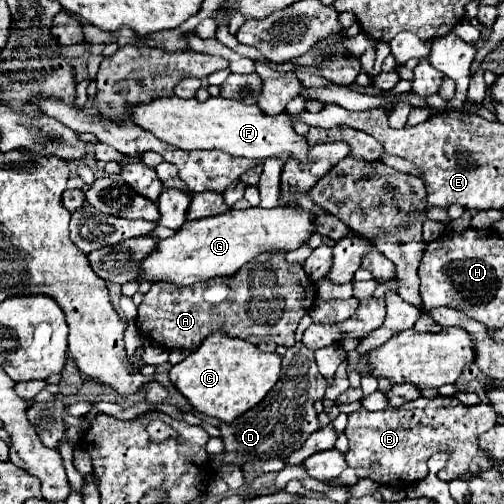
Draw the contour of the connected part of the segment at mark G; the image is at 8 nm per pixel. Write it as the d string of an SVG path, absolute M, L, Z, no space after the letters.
M212 191L192 195L186 219L188 221L172 237L160 239L156 251L144 259L142 279L192 285L214 277L228 277L260 255L276 255L298 249L316 233L318 227L316 215L302 207L248 207L244 211L236 211L228 209L222 195Z

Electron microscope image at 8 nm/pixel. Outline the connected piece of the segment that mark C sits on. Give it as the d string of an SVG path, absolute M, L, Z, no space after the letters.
M216 331L192 351L182 363L170 369L170 381L194 405L198 413L232 423L238 415L260 403L266 393L278 383L282 357L278 353L264 353L246 339L232 339L224 331Z

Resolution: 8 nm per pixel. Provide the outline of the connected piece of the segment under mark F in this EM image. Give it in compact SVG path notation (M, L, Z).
M160 97L154 99L148 105L138 105L132 109L132 117L134 123L140 125L142 129L152 131L158 139L166 141L168 145L174 145L178 149L218 149L224 151L228 155L240 155L240 157L248 157L248 159L266 159L266 157L278 157L282 153L286 153L290 159L308 159L310 153L310 143L308 139L304 139L304 135L298 135L292 127L292 123L288 123L288 113L282 115L264 115L264 111L260 111L260 107L256 105L246 105L246 103L238 103L238 101L230 101L224 97L210 97L204 103L198 103L196 99L180 99L180 97Z

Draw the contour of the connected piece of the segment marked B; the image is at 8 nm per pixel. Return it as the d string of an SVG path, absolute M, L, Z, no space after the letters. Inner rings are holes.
M420 397L402 407L390 407L386 411L354 411L348 415L346 437L350 449L346 463L358 471L358 477L372 477L374 481L386 483L416 483L428 475L426 461L436 451L450 451L446 467L438 473L440 479L458 479L464 473L478 473L482 467L494 467L492 459L486 459L484 451L478 449L478 437L496 425L498 415L490 405L462 405L456 397ZM378 461L378 473L370 471L370 465Z

